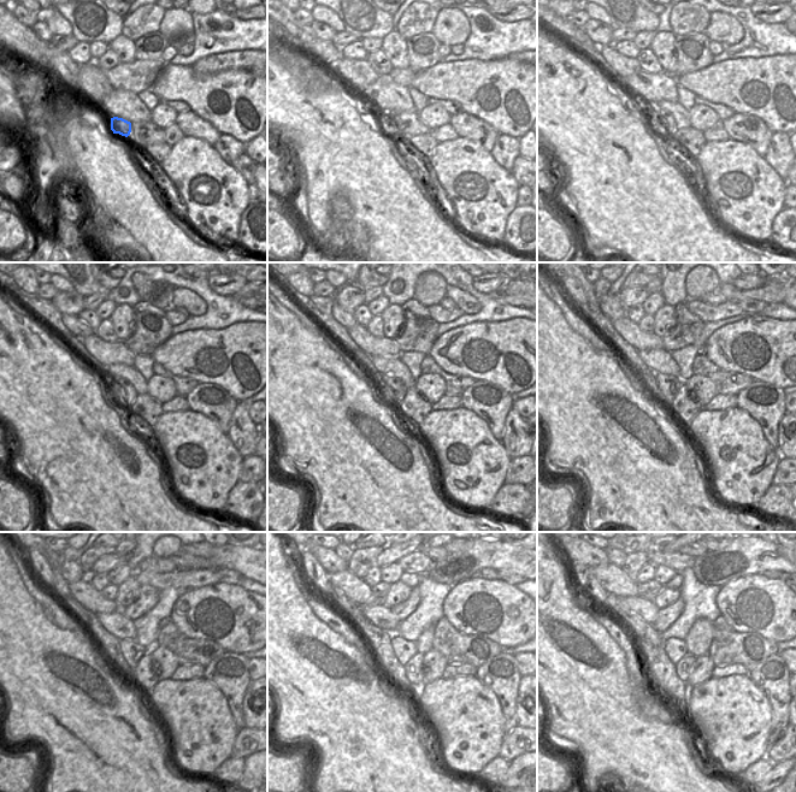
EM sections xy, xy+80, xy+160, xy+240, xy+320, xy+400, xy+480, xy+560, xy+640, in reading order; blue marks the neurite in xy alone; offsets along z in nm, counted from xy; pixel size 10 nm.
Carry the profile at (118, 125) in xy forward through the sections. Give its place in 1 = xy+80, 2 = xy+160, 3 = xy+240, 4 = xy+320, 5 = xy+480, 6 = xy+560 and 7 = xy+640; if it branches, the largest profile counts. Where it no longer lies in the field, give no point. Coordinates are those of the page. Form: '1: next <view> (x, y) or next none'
1: next xy+80 (393, 119)
2: next xy+160 (666, 117)
3: next xy+240 (125, 388)
4: next xy+320 (399, 389)
5: next xy+480 (131, 651)
6: next xy+560 (404, 650)
7: next xy+640 (674, 649)

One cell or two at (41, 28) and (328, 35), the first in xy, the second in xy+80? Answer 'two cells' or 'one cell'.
one cell

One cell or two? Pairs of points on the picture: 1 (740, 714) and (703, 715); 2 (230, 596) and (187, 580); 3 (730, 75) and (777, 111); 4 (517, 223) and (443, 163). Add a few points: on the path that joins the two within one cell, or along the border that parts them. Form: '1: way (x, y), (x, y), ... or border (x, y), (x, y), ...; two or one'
1: way (731, 714), (712, 714); one
2: border (218, 581), (192, 589); two
3: way (742, 84), (752, 86), (765, 99); one
4: border (517, 206), (507, 217), (505, 236), (501, 241); two

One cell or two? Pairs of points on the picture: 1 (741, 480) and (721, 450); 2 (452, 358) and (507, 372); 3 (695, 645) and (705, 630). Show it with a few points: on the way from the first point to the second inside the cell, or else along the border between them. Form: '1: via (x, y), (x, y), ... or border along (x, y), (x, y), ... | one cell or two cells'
1: via (741, 473), (741, 470), (729, 457) | one cell
2: via (465, 358), (494, 359) | one cell
3: via (697, 642), (701, 633) | one cell

